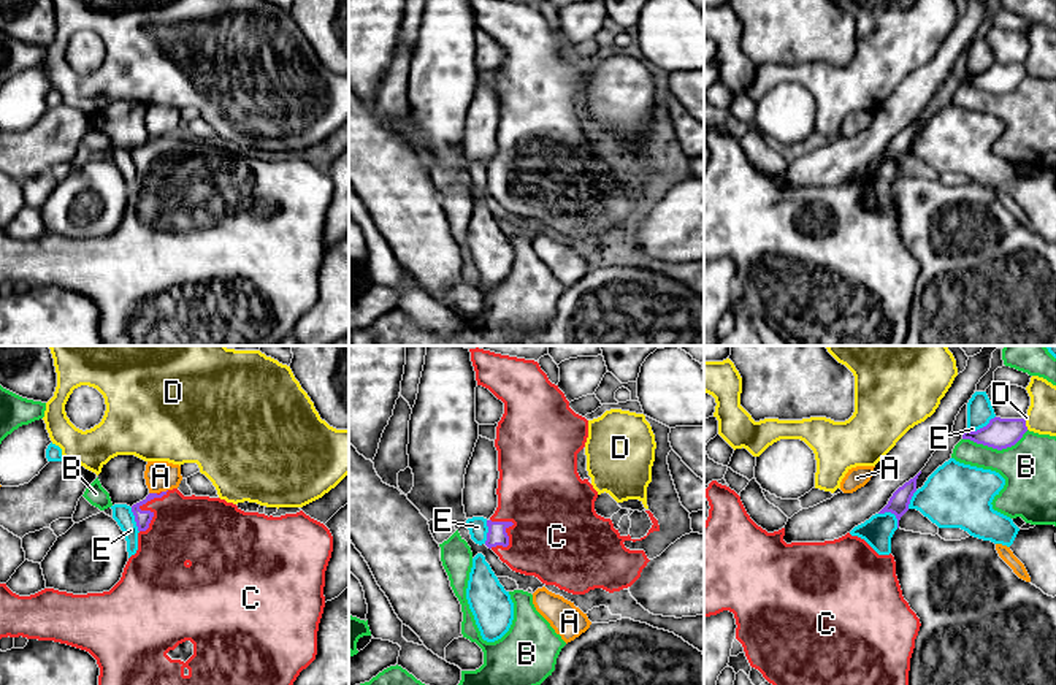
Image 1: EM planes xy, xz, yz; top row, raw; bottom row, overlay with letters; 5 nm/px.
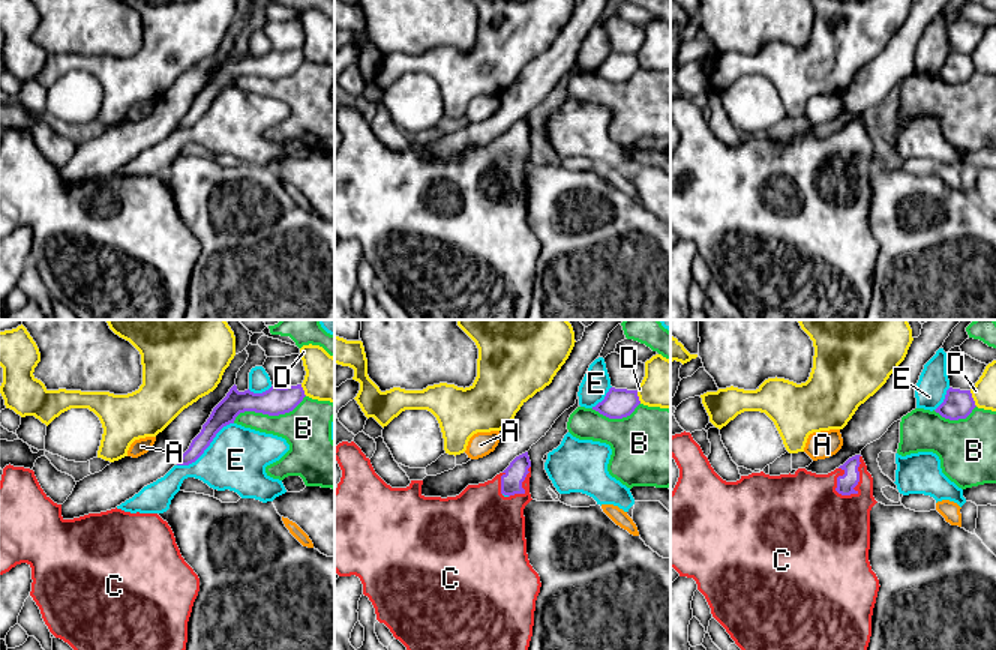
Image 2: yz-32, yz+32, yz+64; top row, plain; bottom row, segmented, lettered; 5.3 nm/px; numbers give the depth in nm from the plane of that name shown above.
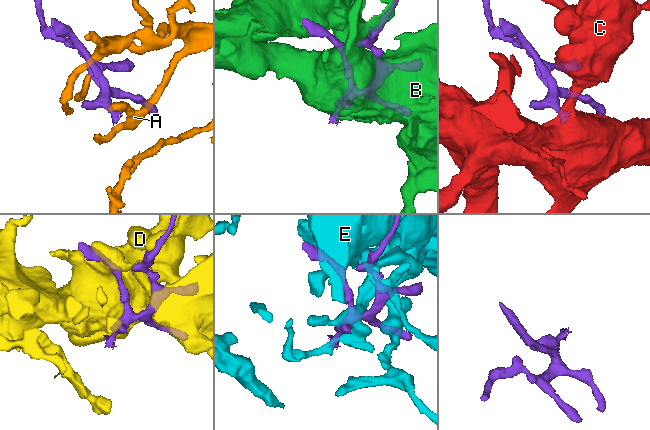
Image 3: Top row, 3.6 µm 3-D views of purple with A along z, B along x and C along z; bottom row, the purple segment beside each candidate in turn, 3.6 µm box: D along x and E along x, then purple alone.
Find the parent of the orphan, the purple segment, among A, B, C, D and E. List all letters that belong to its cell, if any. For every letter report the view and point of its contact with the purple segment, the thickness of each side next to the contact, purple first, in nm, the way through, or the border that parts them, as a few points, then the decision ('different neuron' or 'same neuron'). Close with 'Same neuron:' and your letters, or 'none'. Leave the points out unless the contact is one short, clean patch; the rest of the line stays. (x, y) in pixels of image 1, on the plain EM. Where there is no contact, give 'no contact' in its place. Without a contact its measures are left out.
A: contact xy (153, 138); calibres 80 and 160 nm; border xy (149, 137), (156, 138); different neuron
B: contact yz (994, 92); calibres 160 and 280 nm; different neuron
C: contact xy (143, 156); calibres 80 and 340 nm; way xy (141, 162), (143, 156), (184, 175); same neuron
D: contact yz (1025, 68); calibres 160 and 150 nm; different neuron
E: contact yz (980, 73); calibres 160 and 130 nm; different neuron
Same neuron: C

